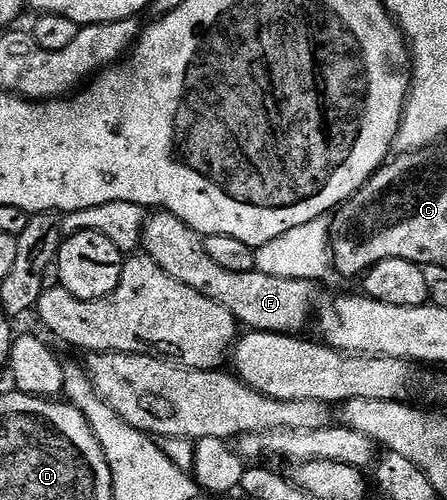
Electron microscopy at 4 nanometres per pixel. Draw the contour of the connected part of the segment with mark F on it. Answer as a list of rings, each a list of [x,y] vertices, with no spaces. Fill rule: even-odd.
[[[165,211],[151,212],[143,220],[141,230],[140,249],[145,256],[151,257],[159,267],[168,271],[172,279],[180,279],[184,287],[192,287],[192,291],[200,291],[200,295],[212,299],[212,303],[220,303],[220,307],[224,307],[224,311],[228,311],[239,326],[247,330],[294,335],[310,313],[315,288],[311,282],[280,279],[276,275],[264,275],[257,271],[224,271],[224,267],[208,259],[208,251],[204,251],[198,232],[176,215]]]

